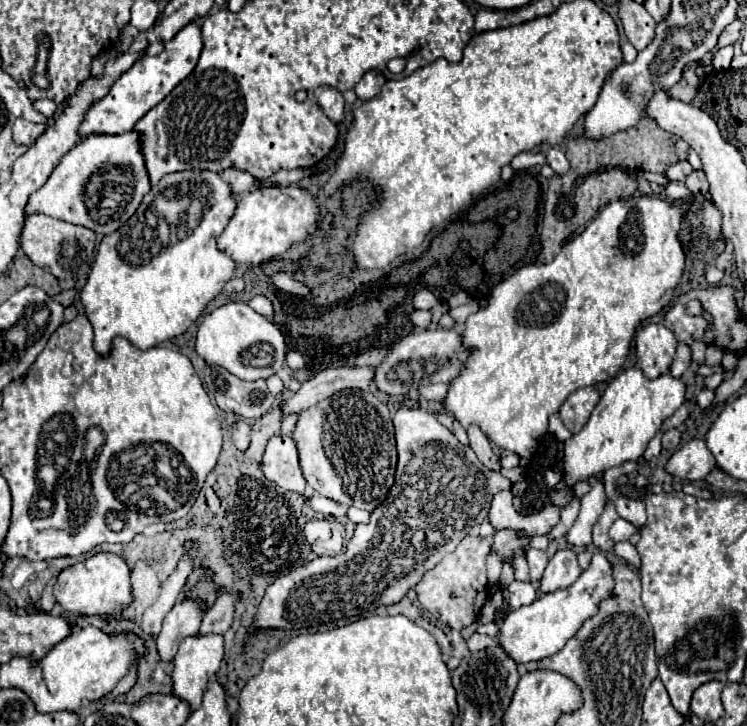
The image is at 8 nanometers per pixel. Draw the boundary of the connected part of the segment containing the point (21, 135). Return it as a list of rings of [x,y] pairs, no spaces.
[[[17,118],[13,124],[13,138],[17,140],[17,144],[31,146],[33,140],[37,140],[37,136],[41,136],[41,132],[45,132],[45,128],[47,128],[45,124],[33,124],[23,118]]]

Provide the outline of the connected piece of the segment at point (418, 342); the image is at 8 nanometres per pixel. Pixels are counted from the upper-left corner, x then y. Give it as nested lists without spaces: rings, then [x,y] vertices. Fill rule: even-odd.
[[[437,328],[437,330],[421,330],[405,336],[397,342],[391,354],[383,364],[377,366],[375,384],[381,392],[391,396],[407,396],[409,392],[417,392],[421,384],[429,382],[451,382],[465,368],[467,358],[473,350],[463,346],[463,336],[455,328]]]

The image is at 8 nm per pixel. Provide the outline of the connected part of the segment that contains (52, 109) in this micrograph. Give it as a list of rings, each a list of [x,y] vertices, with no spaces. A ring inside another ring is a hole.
[[[35,100],[33,102],[33,108],[37,112],[41,112],[43,116],[47,116],[47,118],[51,118],[57,112],[57,104],[53,104],[51,100]]]

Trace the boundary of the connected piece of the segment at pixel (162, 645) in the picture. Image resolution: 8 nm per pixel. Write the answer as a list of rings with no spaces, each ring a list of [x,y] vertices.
[[[185,598],[177,602],[163,620],[163,630],[157,636],[157,650],[163,660],[173,660],[183,638],[199,632],[203,620],[203,606],[197,600]]]

